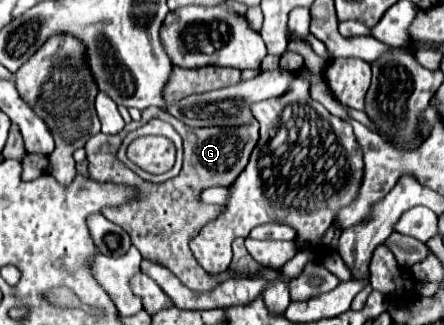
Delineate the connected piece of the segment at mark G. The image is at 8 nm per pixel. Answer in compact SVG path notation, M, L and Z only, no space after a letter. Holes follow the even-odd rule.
M146 108L142 112L142 120L128 124L120 134L114 134L114 136L96 134L86 142L88 176L96 182L112 182L116 186L126 186L126 184L134 186L138 190L136 200L116 206L116 208L104 208L102 214L110 222L122 226L130 234L132 244L140 248L142 256L146 256L154 262L166 264L166 268L170 268L182 280L182 284L186 284L192 290L204 292L204 290L218 286L218 282L214 282L200 268L198 260L192 256L188 242L200 232L200 228L206 222L210 222L210 218L218 216L220 208L202 204L198 200L198 196L208 186L230 186L234 182L234 178L246 168L250 152L254 150L256 142L258 142L258 122L256 120L252 120L250 124L232 126L232 128L218 128L218 126L192 128L192 126L182 124L178 118L170 116L162 108ZM150 118L160 118L164 122L172 124L174 130L184 140L184 166L176 178L172 178L164 184L150 184L150 182L142 180L140 176L136 176L132 170L128 170L122 162L116 160L116 150L120 146L120 140L126 136L126 132L146 124ZM104 144L110 146L108 152L102 152Z

